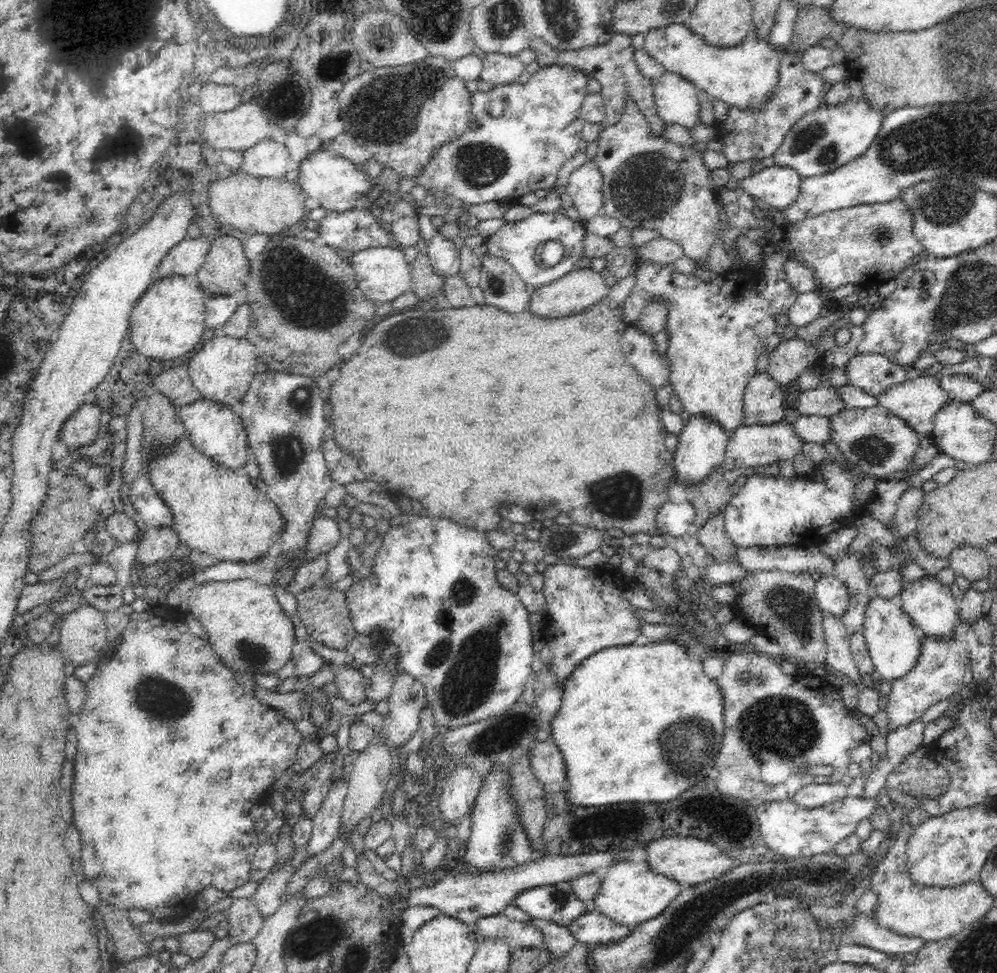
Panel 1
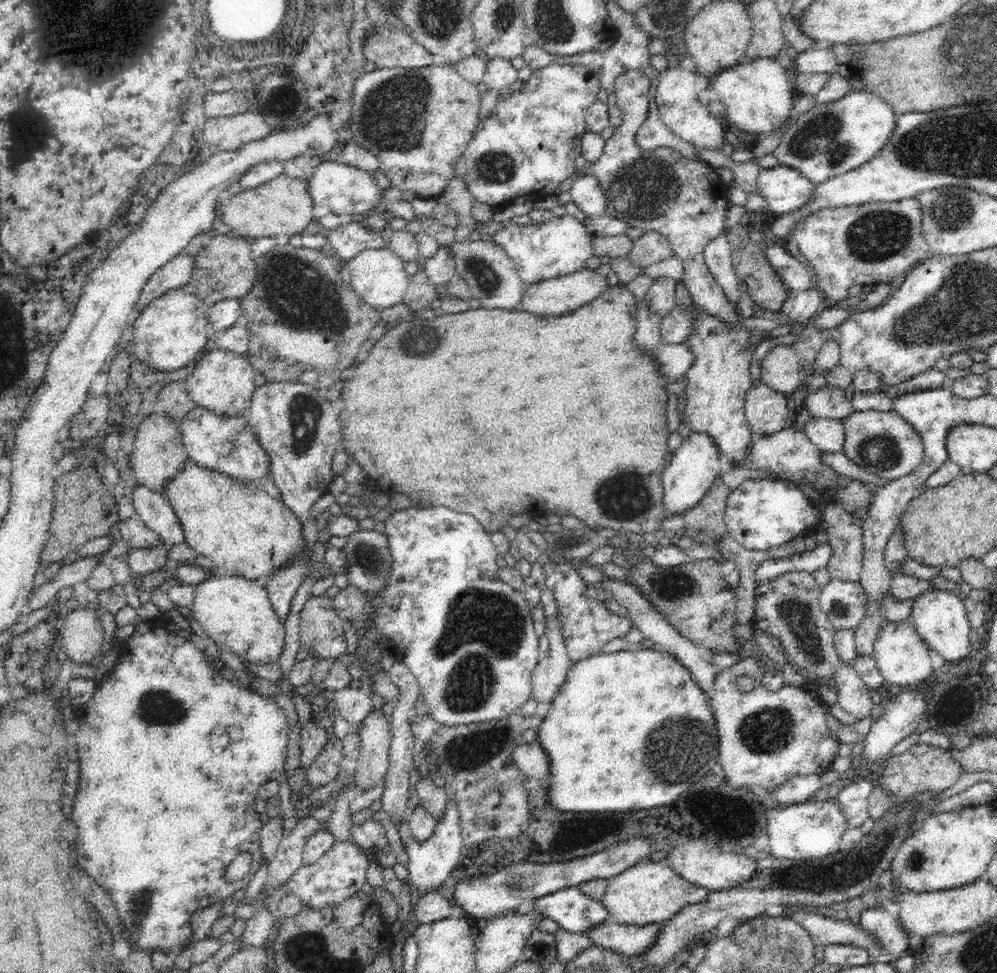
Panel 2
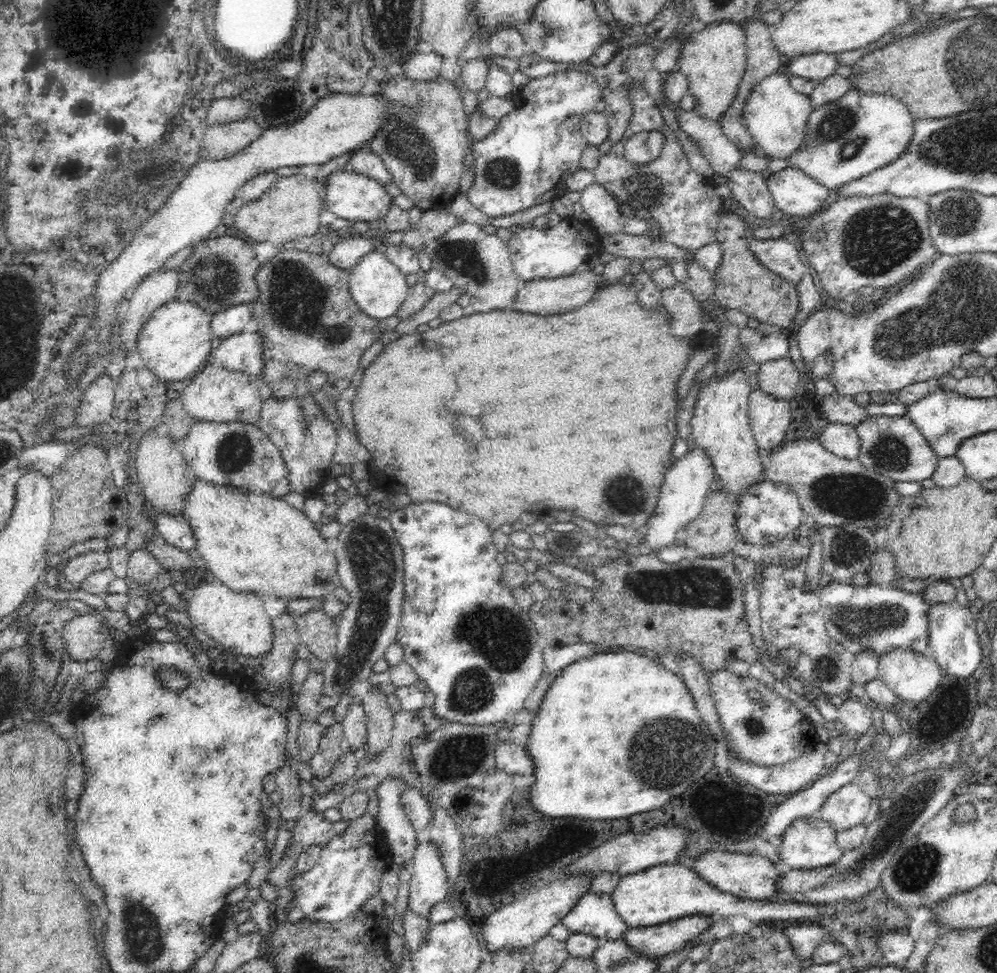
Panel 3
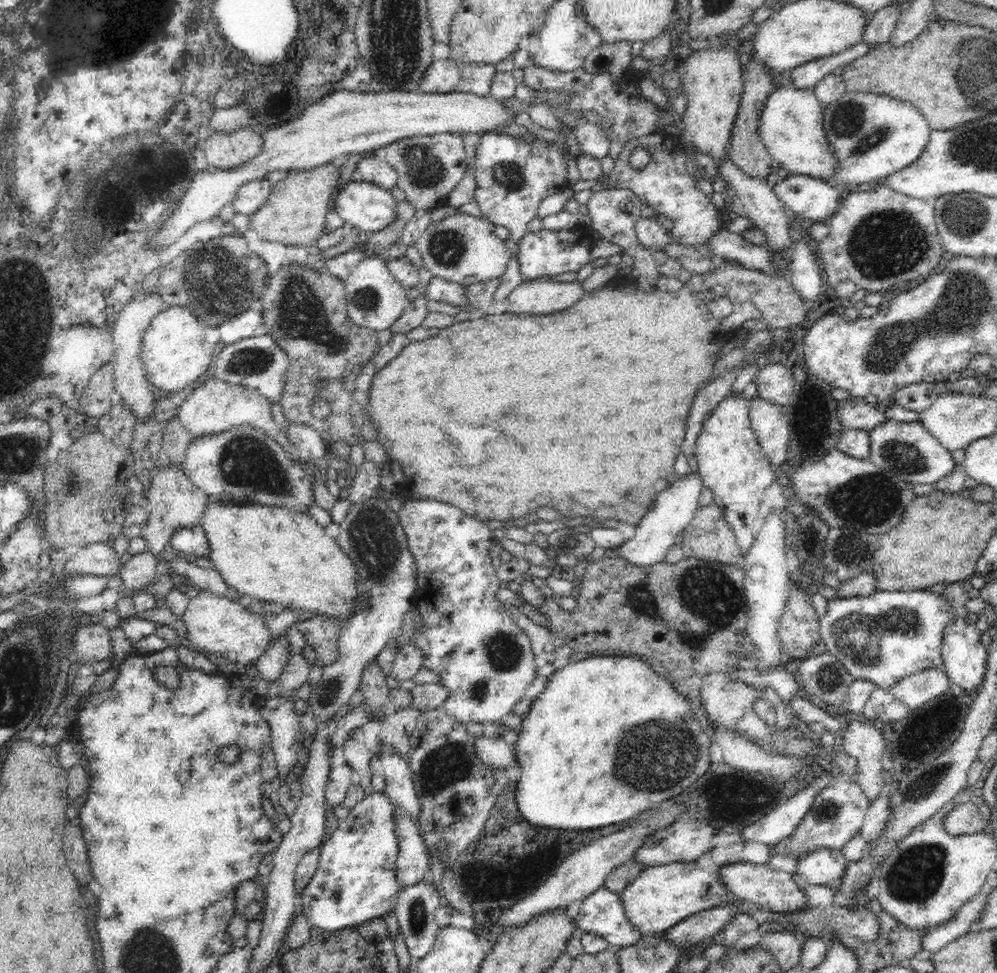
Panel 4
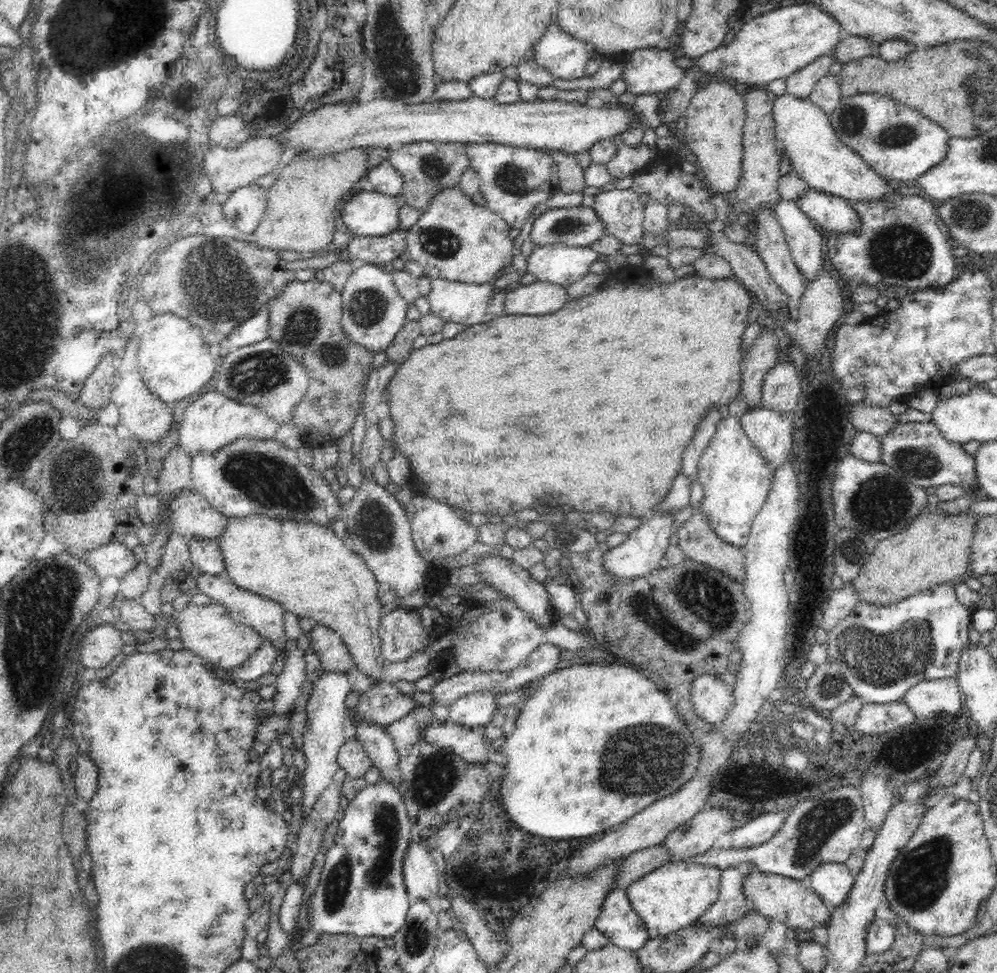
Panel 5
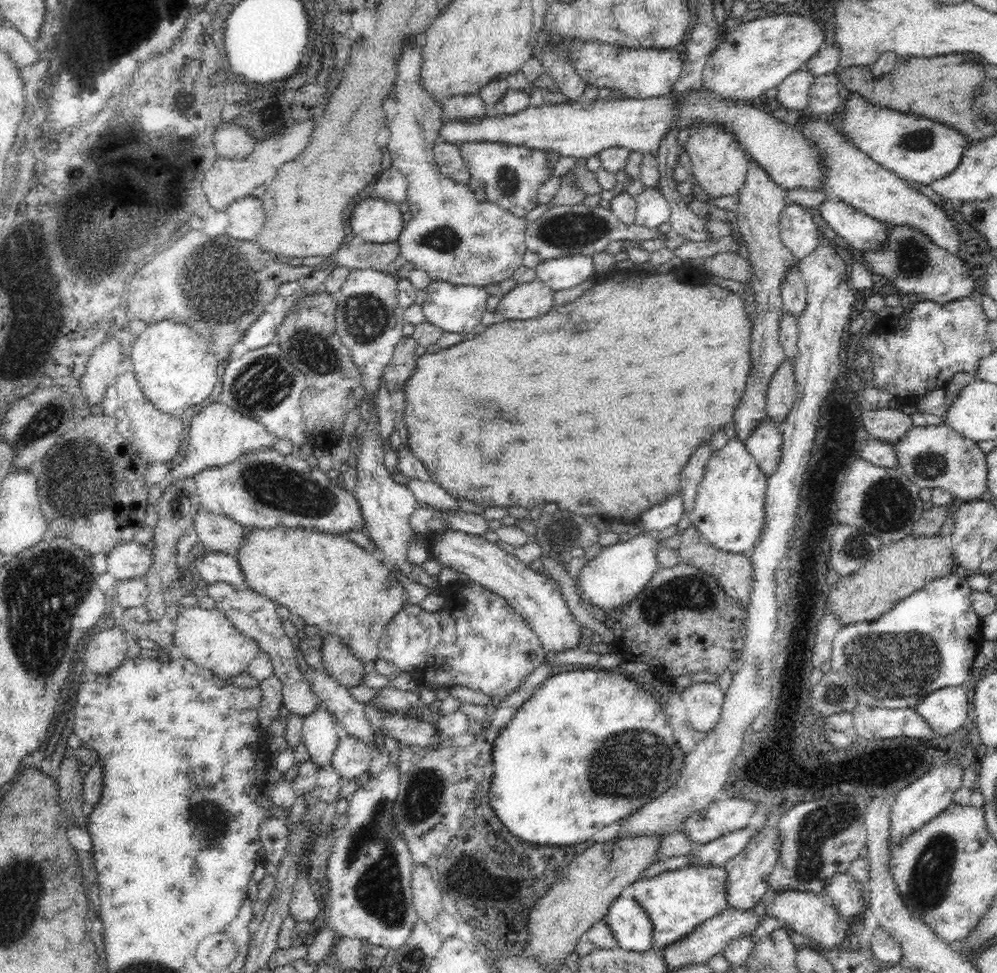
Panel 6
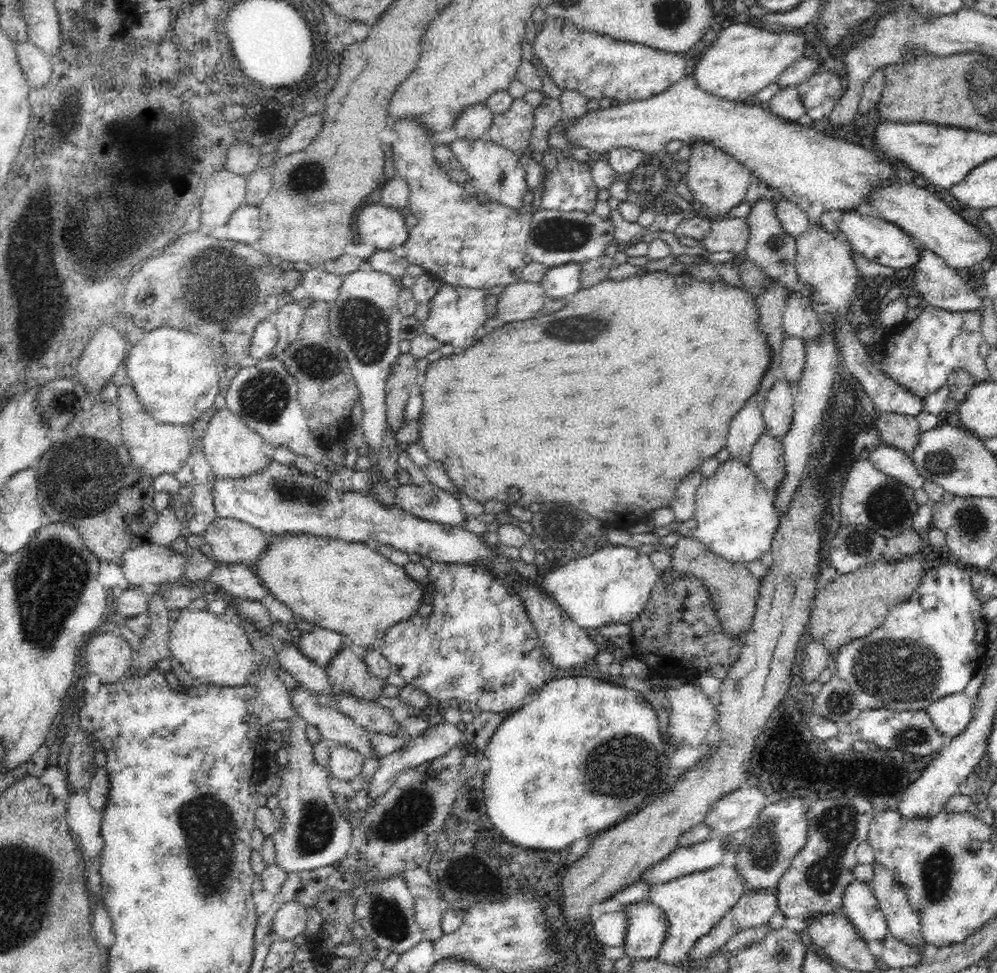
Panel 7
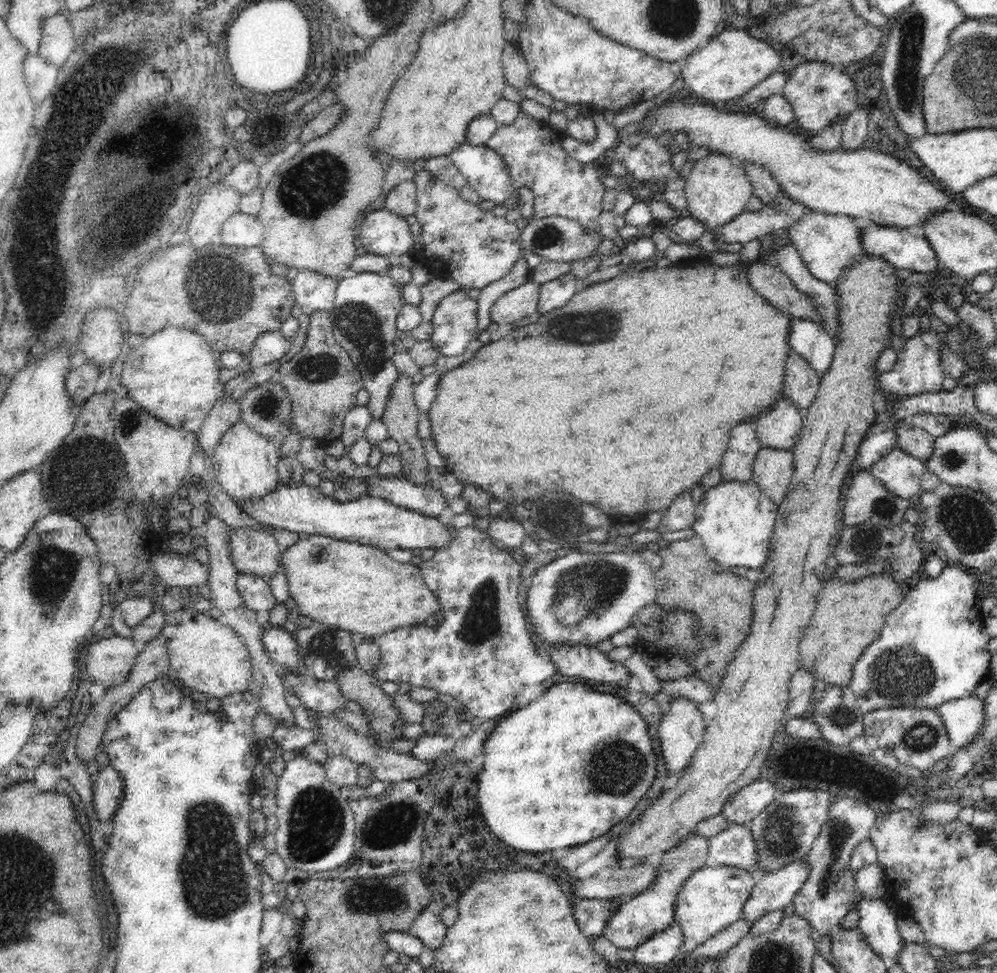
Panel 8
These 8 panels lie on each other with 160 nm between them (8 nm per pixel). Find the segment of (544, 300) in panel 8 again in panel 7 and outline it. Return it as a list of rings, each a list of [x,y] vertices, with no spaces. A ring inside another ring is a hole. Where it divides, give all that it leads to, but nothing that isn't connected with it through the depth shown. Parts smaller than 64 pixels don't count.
[[[582,263],[561,264],[549,267],[541,283],[548,298],[570,298],[580,290]]]

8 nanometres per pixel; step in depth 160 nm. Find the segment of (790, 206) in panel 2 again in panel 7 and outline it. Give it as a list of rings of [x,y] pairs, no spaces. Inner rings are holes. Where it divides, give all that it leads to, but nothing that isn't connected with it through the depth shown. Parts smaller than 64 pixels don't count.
[[[850,210],[842,211],[842,219],[837,225],[839,232],[849,240],[851,248],[868,260],[874,260],[894,269],[911,268],[913,264],[918,263],[920,245],[892,222],[886,222],[878,217],[864,216],[856,210]]]

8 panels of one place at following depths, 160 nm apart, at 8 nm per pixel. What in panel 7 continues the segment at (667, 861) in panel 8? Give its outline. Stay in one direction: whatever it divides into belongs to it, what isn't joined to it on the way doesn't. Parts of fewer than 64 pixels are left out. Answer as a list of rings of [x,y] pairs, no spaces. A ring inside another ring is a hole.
[[[620,908],[616,912],[597,913],[593,917],[593,930],[598,940],[605,946],[622,946],[626,936],[627,916]]]

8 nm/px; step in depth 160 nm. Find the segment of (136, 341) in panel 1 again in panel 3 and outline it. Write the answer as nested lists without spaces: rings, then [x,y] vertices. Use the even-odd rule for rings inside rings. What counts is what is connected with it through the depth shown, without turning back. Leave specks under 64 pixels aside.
[[[170,300],[154,309],[137,338],[137,350],[146,368],[163,381],[193,378],[208,361],[216,344],[211,329],[212,315],[190,301]]]

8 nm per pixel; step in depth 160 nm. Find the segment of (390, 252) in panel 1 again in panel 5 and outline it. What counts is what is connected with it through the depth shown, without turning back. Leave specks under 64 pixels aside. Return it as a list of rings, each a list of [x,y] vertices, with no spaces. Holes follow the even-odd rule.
[[[365,264],[352,272],[341,290],[343,302],[342,329],[348,337],[362,345],[368,353],[385,351],[395,334],[407,321],[409,304],[402,298],[392,275],[384,267]]]

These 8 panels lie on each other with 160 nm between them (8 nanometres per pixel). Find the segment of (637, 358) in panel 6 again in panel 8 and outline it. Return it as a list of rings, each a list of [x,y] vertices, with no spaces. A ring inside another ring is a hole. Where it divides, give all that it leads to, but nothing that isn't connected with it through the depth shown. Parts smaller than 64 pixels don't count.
[[[665,257],[656,259],[654,261],[656,268],[652,270],[632,270],[618,274],[610,280],[604,282],[594,283],[590,286],[585,286],[578,290],[578,292],[564,305],[556,310],[542,315],[536,322],[524,323],[519,327],[512,327],[509,333],[498,341],[490,341],[488,344],[481,346],[478,352],[470,359],[448,370],[442,375],[438,381],[437,395],[434,402],[431,404],[430,410],[427,411],[431,420],[431,439],[434,441],[438,452],[443,456],[447,472],[451,472],[453,476],[458,478],[459,482],[463,484],[470,484],[476,488],[482,488],[485,492],[490,492],[496,499],[506,500],[508,504],[522,504],[522,500],[536,500],[538,496],[542,496],[542,492],[554,490],[554,492],[570,492],[572,496],[578,496],[578,500],[586,500],[588,504],[598,506],[602,512],[606,514],[624,514],[630,516],[630,519],[642,518],[647,513],[658,512],[668,509],[670,504],[682,492],[688,489],[693,489],[696,485],[700,485],[700,480],[704,474],[718,468],[720,466],[723,456],[727,451],[727,446],[730,440],[730,428],[734,428],[736,424],[742,424],[742,420],[747,421],[748,418],[756,419],[757,416],[764,412],[770,405],[773,405],[783,394],[783,386],[785,379],[785,366],[788,355],[793,351],[790,346],[788,335],[790,332],[791,316],[782,312],[779,308],[772,306],[763,296],[760,296],[756,291],[752,290],[748,283],[747,267],[755,261],[746,264],[732,264],[732,265],[715,265],[712,261],[700,264],[696,267],[677,268],[671,266],[672,262]]]

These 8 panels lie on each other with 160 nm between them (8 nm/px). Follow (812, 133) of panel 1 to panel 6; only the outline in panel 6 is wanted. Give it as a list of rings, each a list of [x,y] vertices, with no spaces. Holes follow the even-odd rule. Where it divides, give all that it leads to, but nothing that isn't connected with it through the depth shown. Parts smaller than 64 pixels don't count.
[[[858,93],[845,96],[841,109],[842,132],[848,136],[851,145],[902,180],[920,182],[926,188],[933,180],[948,176],[958,166],[966,146],[970,144],[960,132],[949,126],[922,116],[878,107]]]

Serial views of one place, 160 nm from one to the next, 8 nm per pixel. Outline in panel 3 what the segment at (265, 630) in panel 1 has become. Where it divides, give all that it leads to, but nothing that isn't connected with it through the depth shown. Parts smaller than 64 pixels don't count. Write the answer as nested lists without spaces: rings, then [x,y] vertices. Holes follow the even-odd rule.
[[[202,581],[194,589],[188,602],[187,615],[192,624],[207,634],[219,646],[219,652],[230,652],[245,657],[264,656],[274,642],[273,620],[266,613],[264,603],[252,592],[234,592],[220,581]]]

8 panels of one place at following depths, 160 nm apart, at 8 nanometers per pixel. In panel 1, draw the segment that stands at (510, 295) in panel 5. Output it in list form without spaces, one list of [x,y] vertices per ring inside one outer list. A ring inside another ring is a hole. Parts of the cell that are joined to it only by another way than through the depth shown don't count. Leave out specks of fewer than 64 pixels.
[[[591,268],[571,270],[566,276],[532,290],[530,310],[540,318],[564,318],[564,316],[580,314],[584,310],[589,310],[590,306],[598,304],[610,292],[611,288],[606,285],[604,280],[605,277],[602,273],[595,272]]]

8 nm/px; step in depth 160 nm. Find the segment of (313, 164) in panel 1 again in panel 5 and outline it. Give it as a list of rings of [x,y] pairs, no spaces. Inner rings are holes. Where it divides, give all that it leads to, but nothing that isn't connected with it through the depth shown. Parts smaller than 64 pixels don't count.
[[[358,188],[344,204],[341,218],[353,236],[382,236],[399,228],[399,210],[394,197]]]

